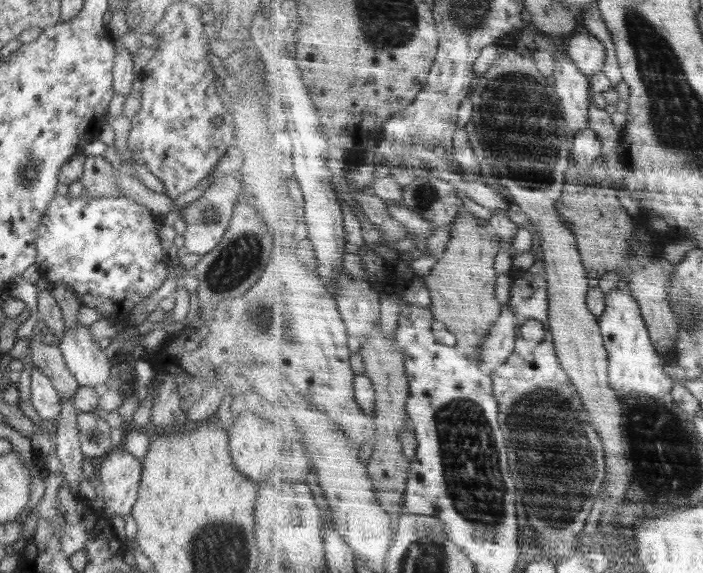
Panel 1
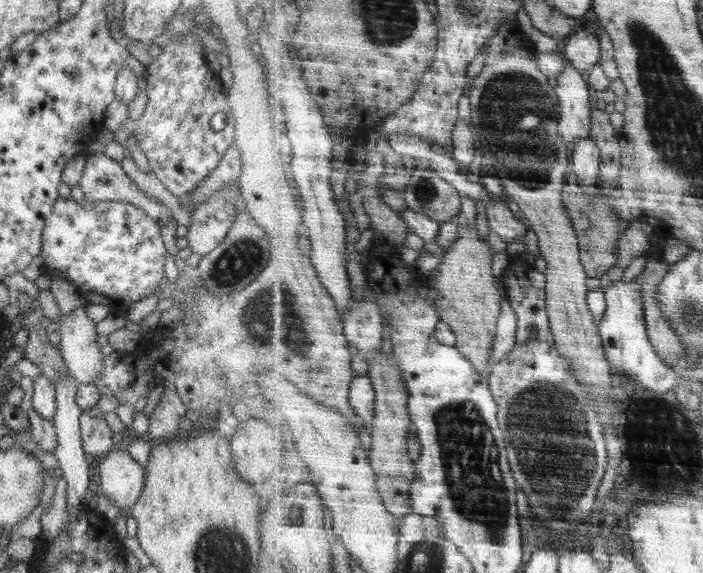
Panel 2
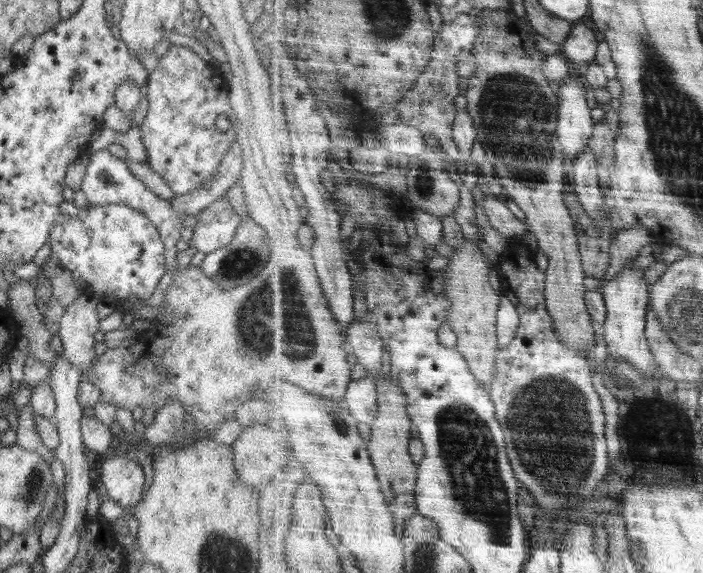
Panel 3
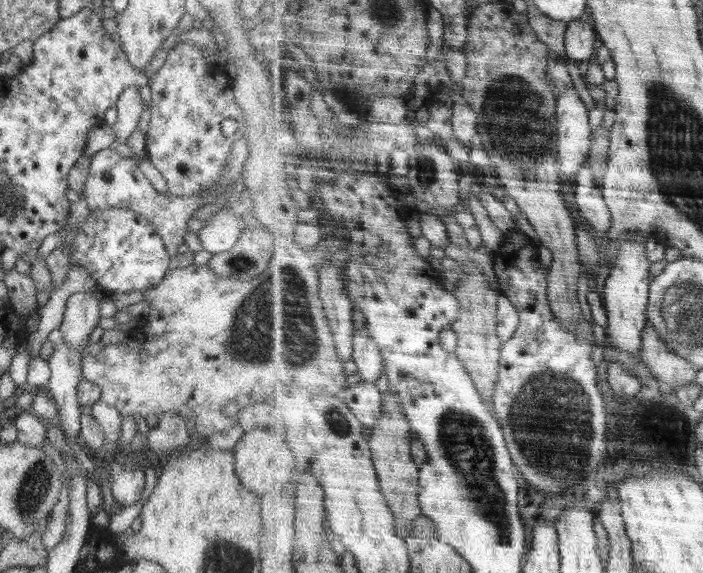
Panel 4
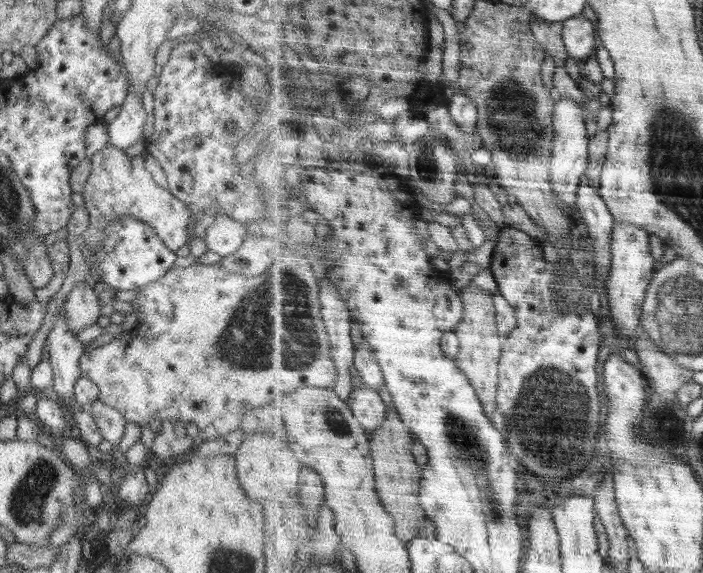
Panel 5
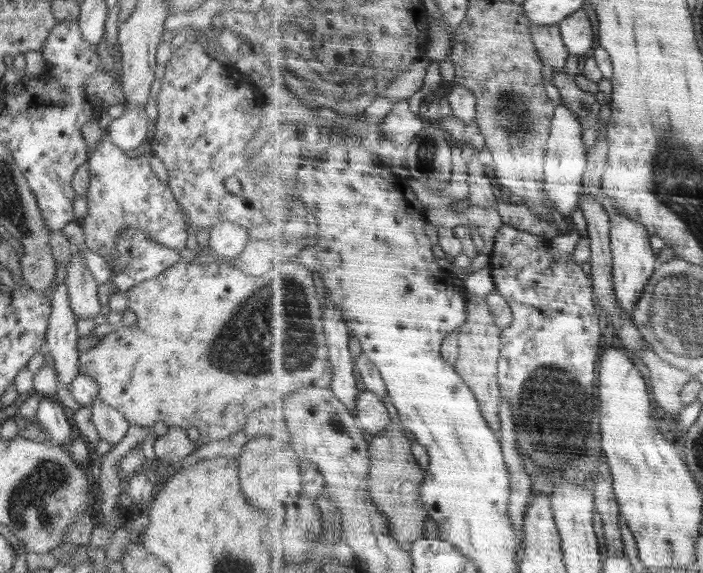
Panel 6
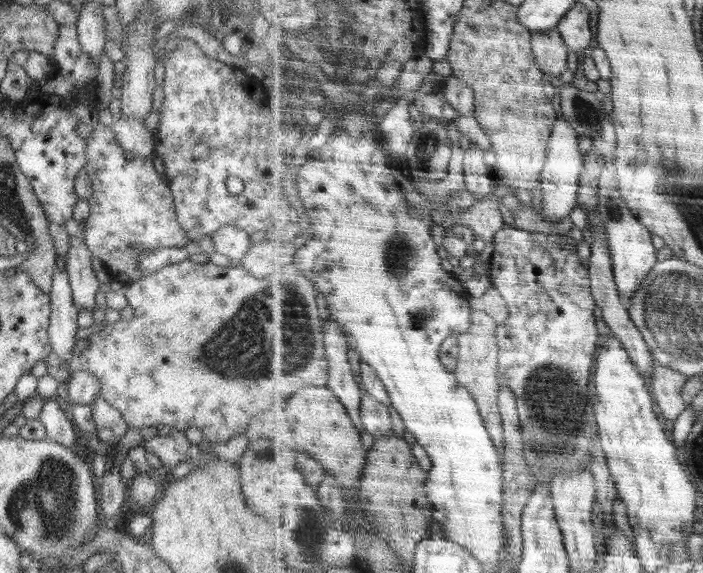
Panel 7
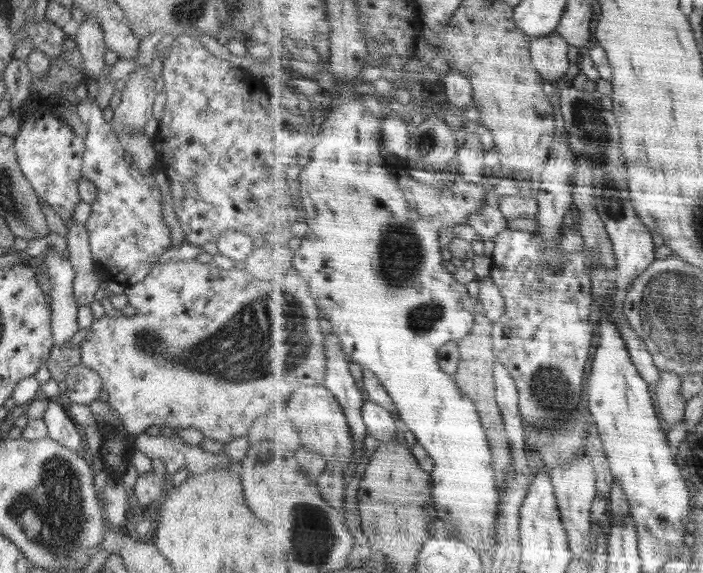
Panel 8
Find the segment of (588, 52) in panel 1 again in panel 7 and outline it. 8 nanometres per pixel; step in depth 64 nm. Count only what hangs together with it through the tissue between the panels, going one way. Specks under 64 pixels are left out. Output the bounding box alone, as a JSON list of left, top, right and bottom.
[557,3,596,54]

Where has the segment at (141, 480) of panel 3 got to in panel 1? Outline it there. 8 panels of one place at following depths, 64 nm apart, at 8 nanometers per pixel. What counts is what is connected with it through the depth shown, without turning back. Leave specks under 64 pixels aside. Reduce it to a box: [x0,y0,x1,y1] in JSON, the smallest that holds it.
[99,447,141,517]

